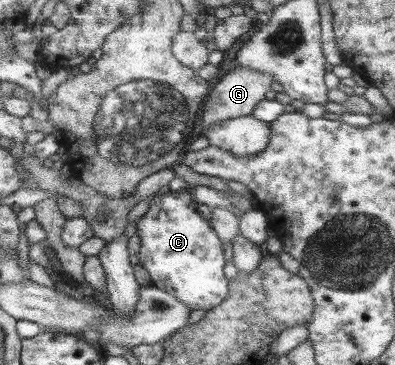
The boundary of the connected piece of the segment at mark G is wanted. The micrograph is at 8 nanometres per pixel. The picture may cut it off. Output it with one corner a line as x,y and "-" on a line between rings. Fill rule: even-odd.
236,66
231,73
222,77
213,87
212,94
208,97
208,102
205,104
201,136
206,137
208,130
212,130
212,125
215,122
252,115
259,103
266,100
266,94
272,90
274,81
275,78
268,73
248,67

